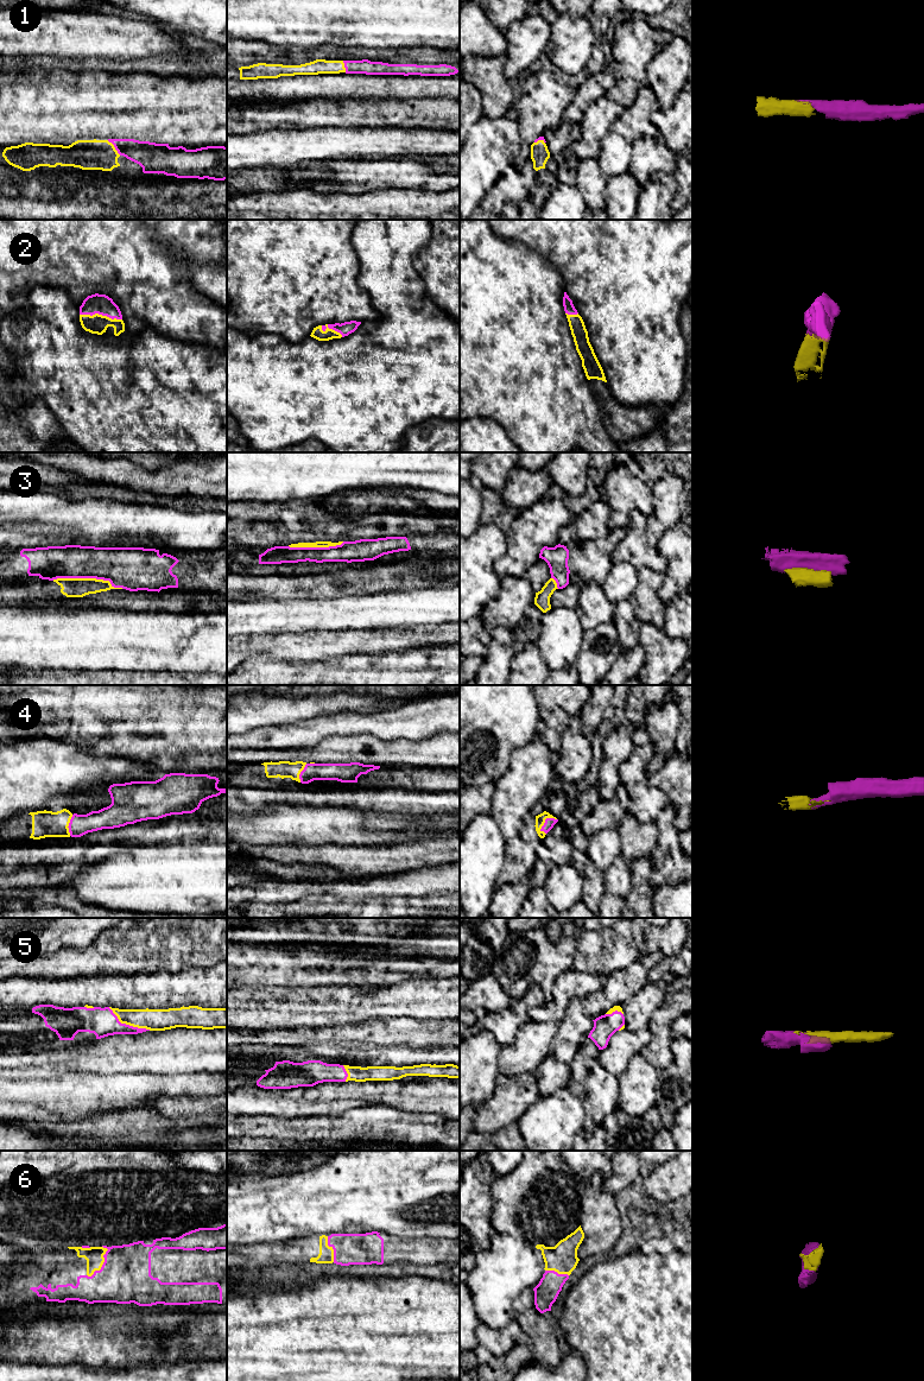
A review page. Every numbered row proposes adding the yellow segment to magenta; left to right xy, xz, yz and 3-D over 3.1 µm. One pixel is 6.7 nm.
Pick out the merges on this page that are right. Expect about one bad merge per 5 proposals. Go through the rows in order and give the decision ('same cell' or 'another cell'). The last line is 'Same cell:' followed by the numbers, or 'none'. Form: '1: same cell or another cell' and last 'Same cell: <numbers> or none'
1: same cell
2: same cell
3: another cell
4: same cell
5: same cell
6: same cell
Same cell: 1, 2, 4, 5, 6

